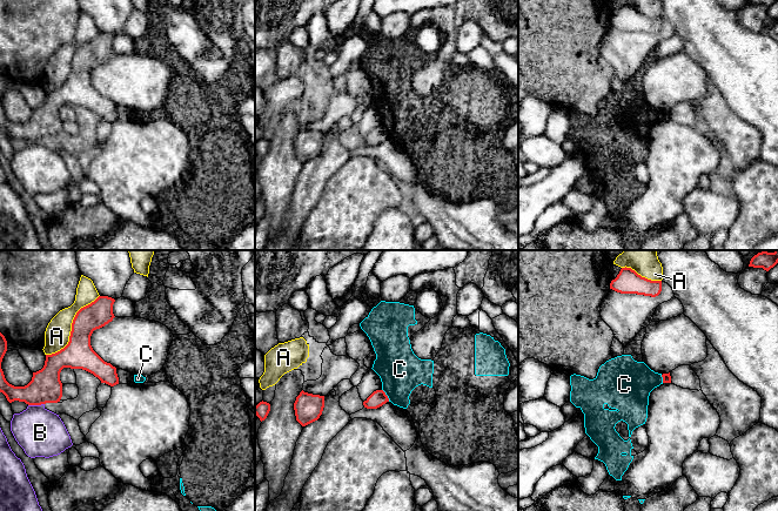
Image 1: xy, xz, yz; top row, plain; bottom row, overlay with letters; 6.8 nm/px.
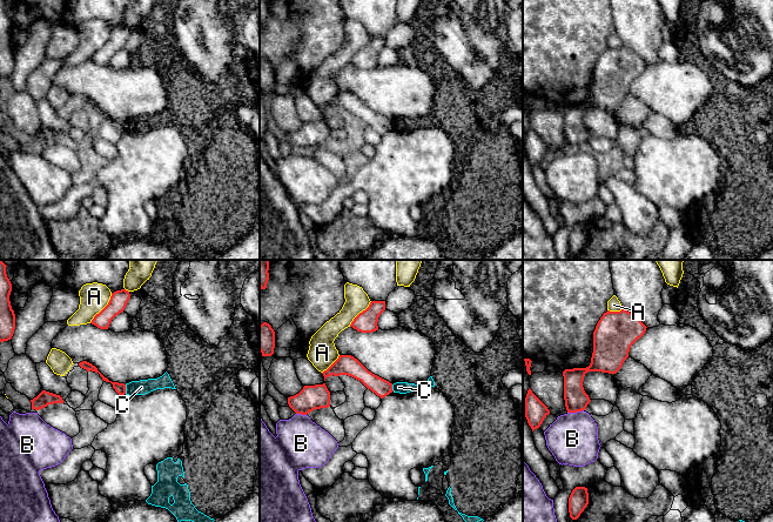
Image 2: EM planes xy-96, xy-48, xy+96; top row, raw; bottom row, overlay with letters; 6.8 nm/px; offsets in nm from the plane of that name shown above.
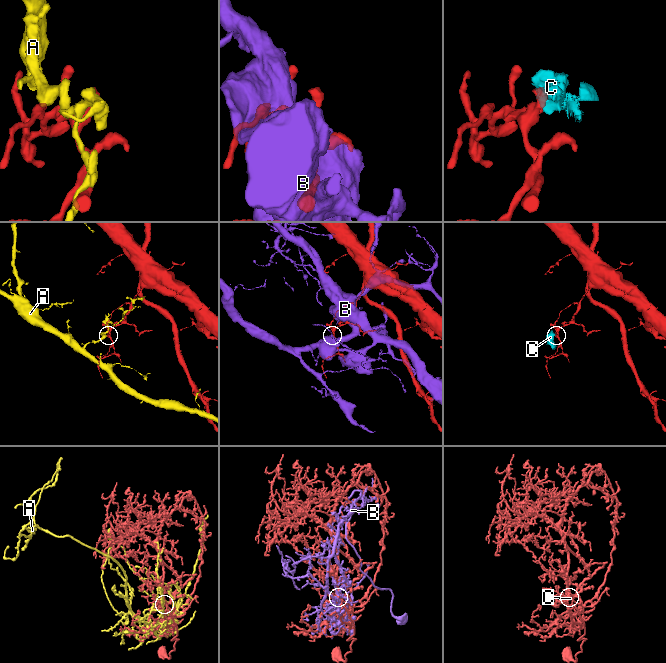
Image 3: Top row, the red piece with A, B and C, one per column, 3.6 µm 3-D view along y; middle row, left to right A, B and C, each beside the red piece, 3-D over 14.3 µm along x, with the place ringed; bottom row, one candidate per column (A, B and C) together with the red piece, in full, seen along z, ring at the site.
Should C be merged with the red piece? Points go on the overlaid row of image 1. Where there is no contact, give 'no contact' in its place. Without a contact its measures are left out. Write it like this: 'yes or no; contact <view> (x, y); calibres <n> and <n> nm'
no; contact xz (386, 395); calibres 110 and 300 nm

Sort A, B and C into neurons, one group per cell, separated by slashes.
A / B / C

